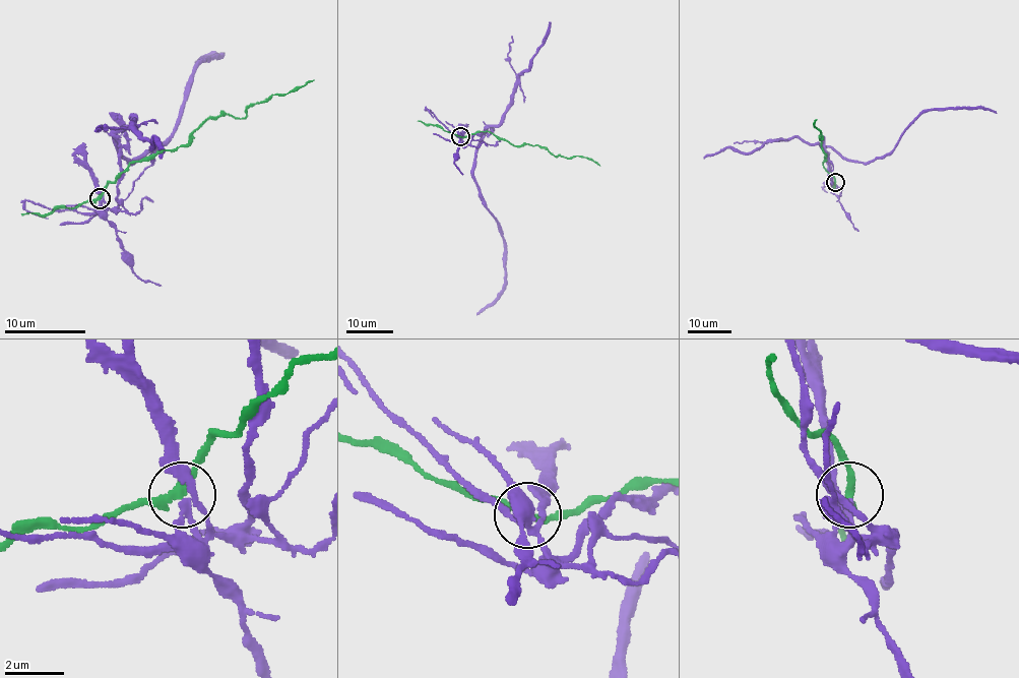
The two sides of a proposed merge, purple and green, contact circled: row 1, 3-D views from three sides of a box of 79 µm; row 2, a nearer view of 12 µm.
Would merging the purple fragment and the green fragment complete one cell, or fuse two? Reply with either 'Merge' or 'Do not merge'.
Do not merge

